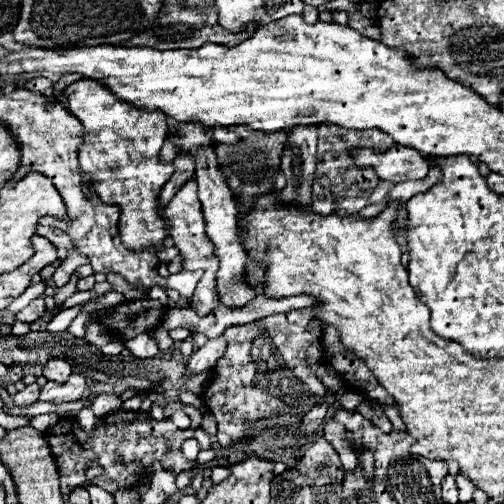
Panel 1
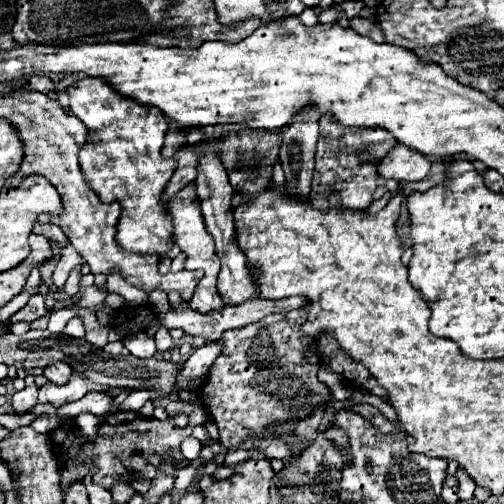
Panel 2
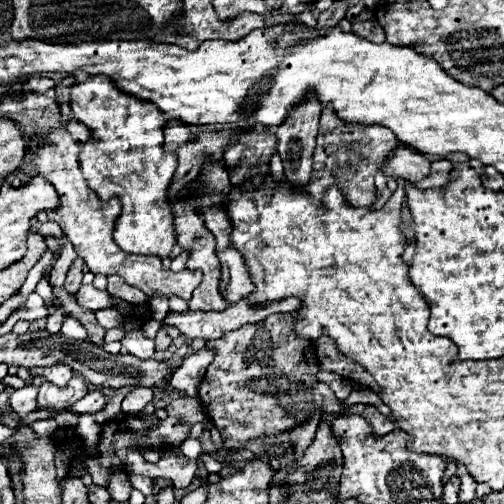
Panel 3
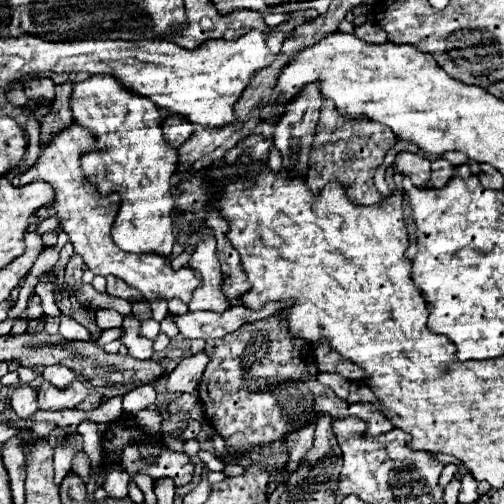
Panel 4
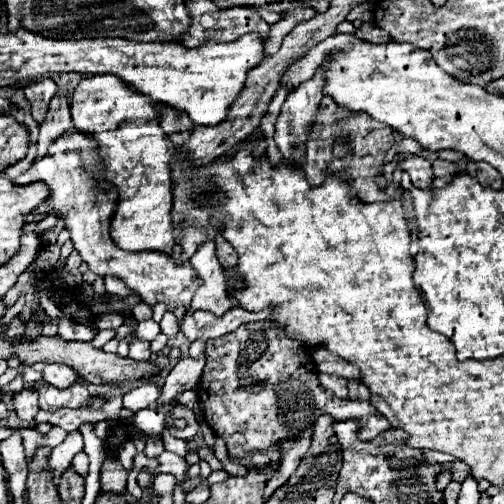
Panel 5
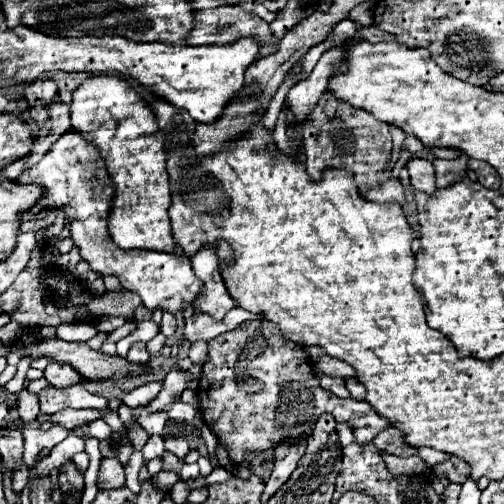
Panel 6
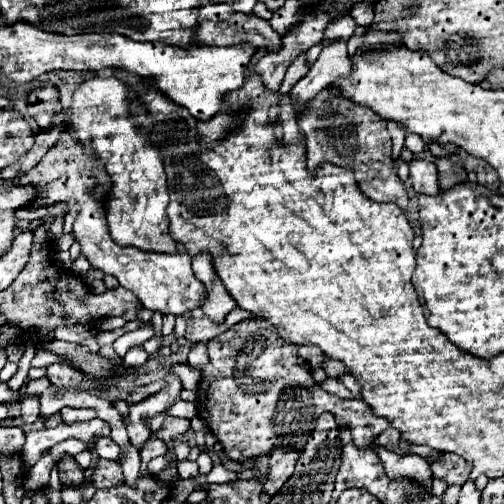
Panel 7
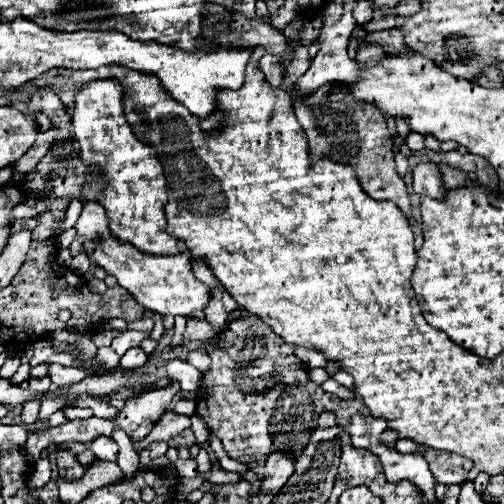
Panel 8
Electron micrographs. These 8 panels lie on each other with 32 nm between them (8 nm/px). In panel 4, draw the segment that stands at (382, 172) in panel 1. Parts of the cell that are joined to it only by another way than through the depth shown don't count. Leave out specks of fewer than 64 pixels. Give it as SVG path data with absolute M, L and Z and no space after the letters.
M400 152L394 160L394 166L398 172L408 174L414 186L422 186L430 178L430 160L420 156L420 154L410 154L410 152Z

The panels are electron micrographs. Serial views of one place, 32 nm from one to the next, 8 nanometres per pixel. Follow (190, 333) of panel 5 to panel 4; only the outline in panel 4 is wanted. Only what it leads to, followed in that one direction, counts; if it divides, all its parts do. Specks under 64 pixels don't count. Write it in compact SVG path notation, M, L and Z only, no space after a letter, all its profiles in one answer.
M270 302L268 306L264 306L262 310L248 310L242 304L230 306L224 314L216 314L216 312L188 312L184 316L174 318L176 326L180 328L180 332L190 338L222 338L234 330L238 330L242 324L246 322L256 322L256 320L264 320L268 316L272 316L274 312L278 312L280 308L284 308L286 304L276 304Z

